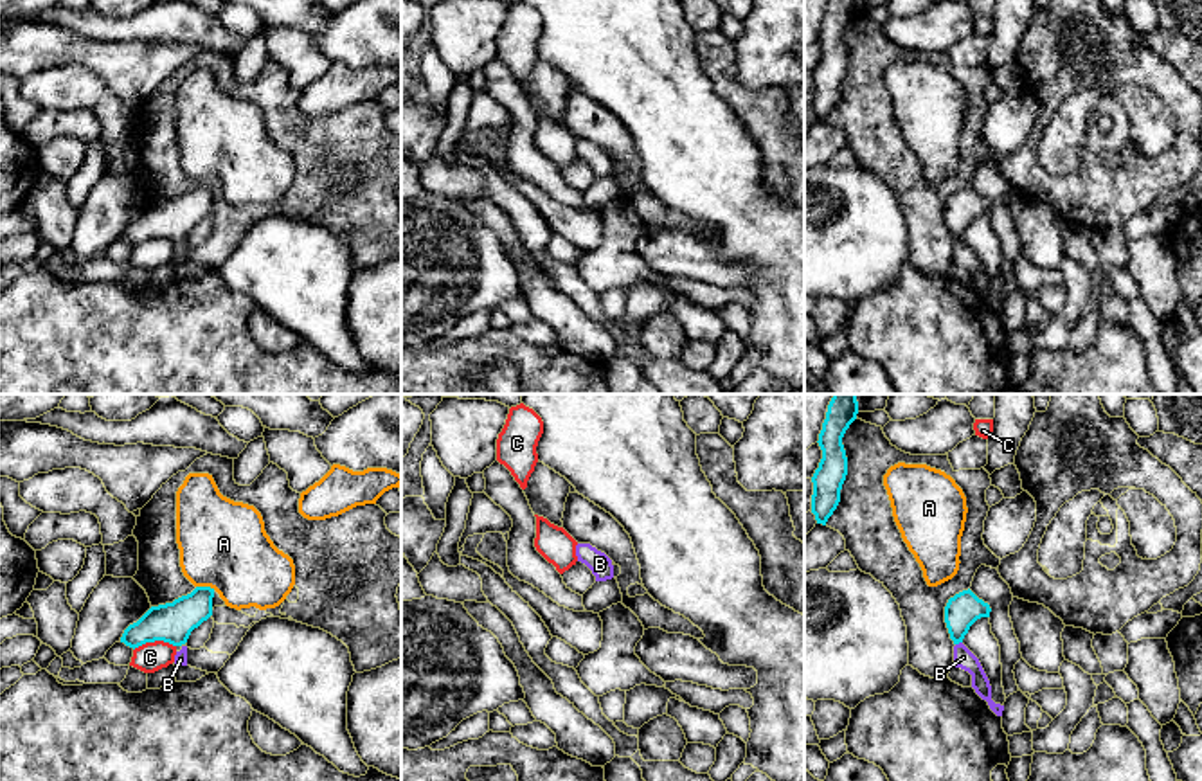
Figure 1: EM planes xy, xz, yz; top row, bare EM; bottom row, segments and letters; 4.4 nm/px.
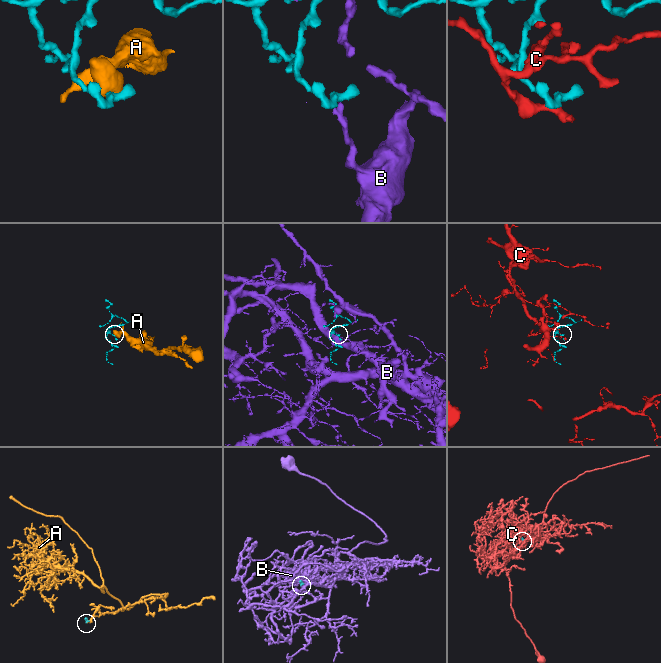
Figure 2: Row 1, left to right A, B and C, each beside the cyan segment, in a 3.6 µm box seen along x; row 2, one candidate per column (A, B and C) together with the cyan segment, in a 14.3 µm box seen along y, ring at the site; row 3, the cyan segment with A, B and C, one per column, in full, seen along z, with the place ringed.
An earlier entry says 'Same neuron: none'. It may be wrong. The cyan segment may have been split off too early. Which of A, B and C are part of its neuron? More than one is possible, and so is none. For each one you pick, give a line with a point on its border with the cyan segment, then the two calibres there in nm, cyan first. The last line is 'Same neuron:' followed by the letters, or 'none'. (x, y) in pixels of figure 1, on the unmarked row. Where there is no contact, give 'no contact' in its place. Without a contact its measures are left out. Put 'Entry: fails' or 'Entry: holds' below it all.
B: meets cyan in yz at (958, 240); 150 nm thick on the cyan side, 90 nm on the other
Same neuron: B
Entry: fails

